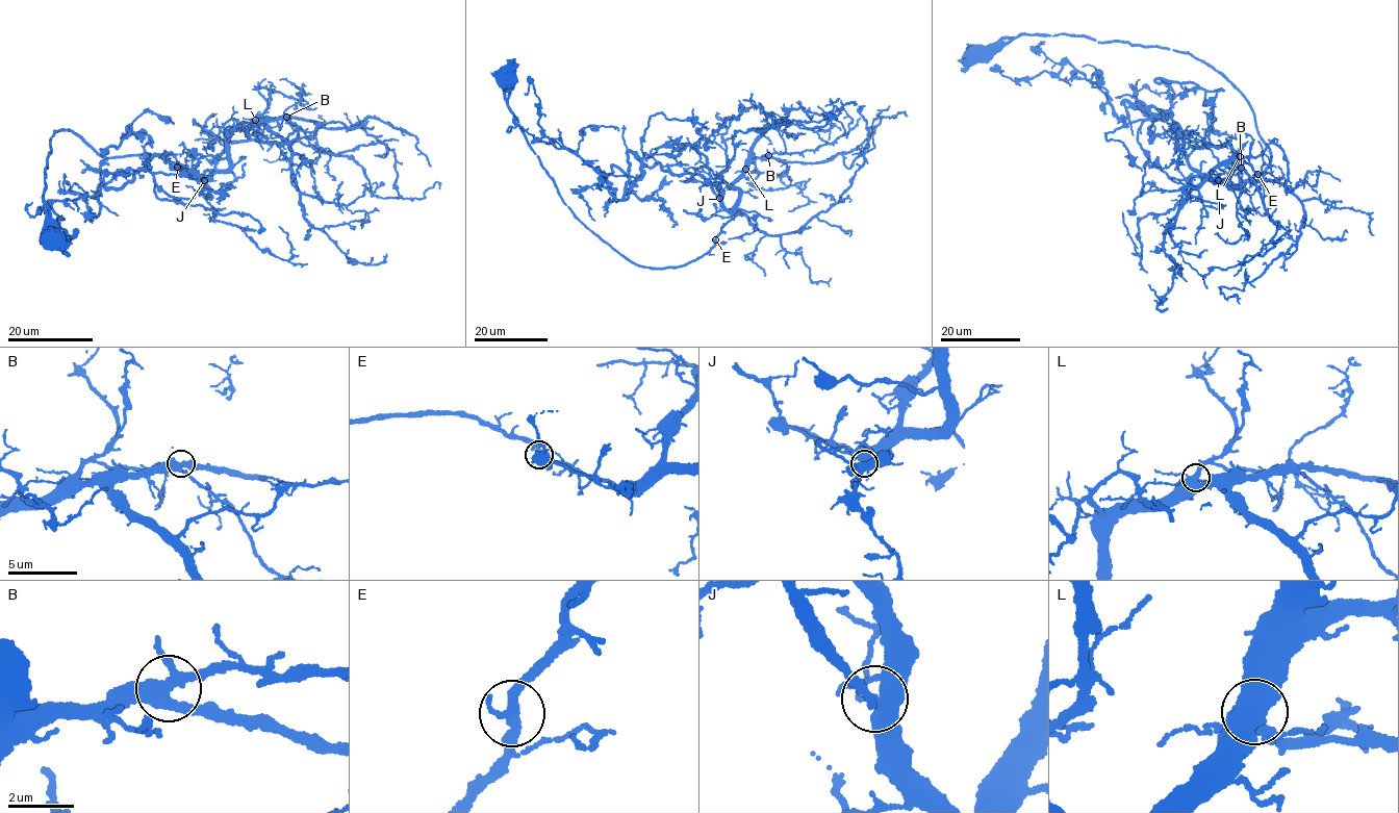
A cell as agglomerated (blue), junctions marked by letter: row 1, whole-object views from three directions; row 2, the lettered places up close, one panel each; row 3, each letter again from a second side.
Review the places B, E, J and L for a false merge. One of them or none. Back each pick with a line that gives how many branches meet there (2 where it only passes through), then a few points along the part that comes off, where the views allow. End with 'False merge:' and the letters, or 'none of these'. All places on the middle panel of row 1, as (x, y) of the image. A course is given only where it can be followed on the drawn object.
False merge: none of these

